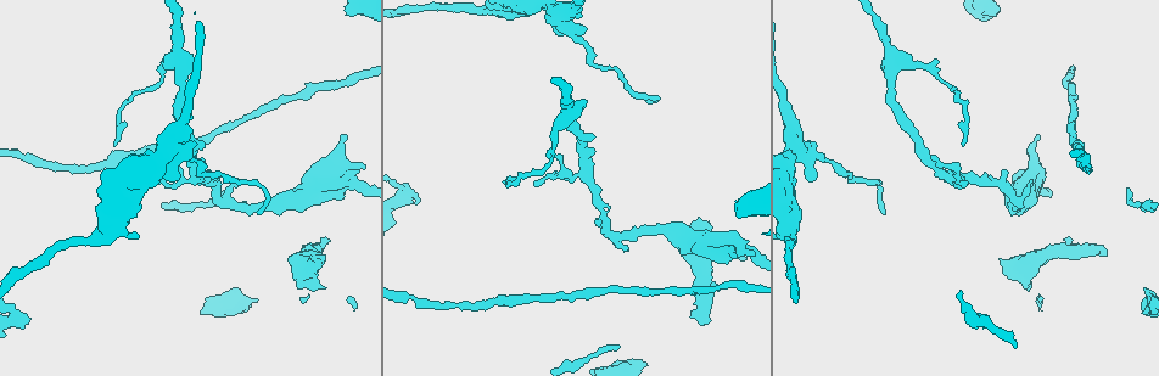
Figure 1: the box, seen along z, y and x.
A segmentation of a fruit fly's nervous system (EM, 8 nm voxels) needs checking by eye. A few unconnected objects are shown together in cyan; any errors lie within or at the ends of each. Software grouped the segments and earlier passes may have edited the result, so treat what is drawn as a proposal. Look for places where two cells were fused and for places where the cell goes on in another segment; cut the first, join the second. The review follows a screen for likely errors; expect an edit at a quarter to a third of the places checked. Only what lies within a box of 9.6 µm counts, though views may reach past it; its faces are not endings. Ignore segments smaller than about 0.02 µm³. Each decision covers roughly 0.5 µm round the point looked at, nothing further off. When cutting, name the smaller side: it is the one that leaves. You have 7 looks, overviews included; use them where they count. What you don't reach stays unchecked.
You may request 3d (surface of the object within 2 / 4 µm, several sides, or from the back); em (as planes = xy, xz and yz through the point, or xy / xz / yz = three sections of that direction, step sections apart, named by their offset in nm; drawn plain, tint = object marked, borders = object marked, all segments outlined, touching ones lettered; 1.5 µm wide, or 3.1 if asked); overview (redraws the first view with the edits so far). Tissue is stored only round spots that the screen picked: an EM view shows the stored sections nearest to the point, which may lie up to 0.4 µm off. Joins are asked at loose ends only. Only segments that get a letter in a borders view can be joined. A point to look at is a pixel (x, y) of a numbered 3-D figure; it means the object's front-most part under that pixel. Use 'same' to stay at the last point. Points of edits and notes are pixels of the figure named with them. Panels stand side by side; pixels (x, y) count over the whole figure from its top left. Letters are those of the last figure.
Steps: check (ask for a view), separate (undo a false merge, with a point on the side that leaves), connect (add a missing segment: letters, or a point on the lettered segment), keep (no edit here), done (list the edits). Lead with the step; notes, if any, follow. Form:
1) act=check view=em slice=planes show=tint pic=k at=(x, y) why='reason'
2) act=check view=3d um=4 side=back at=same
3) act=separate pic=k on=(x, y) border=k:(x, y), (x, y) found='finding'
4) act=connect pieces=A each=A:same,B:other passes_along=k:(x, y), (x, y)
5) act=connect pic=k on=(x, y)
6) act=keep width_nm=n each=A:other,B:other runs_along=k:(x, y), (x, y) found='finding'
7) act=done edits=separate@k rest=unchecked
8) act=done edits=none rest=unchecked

act=check view=3d um=2 pic=1 at=(646, 102) why='thin end'

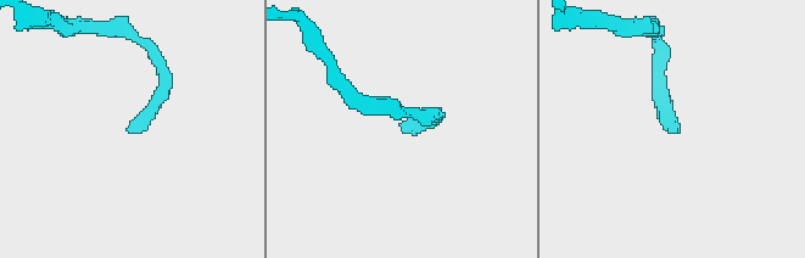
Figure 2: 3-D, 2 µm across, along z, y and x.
act=check view=em slice=xz step=8 show=tint pic=2 at=(673, 132)

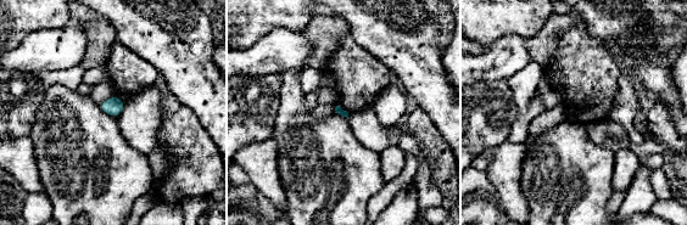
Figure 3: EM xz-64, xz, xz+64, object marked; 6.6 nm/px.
act=check view=em slice=planes show=borders at=same why='another direction'

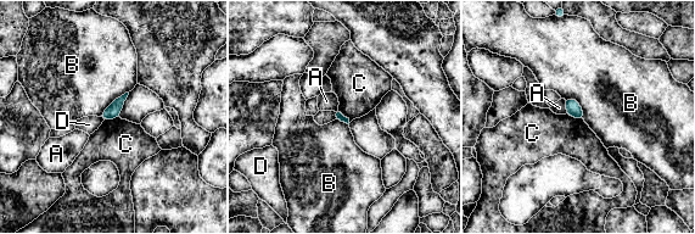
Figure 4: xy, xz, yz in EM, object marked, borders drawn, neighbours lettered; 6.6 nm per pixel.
act=keep each=A:other,B:other,C:other,D:other border=4:(566, 112), (582, 120) found='no lettered segment goes on from it'

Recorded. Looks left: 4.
act=check view=em slice=planes show=plain pic=1 at=(582, 33) why='branch stops here'

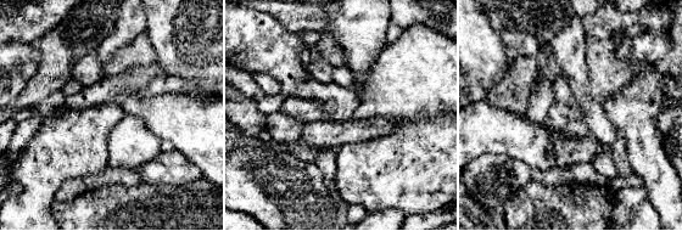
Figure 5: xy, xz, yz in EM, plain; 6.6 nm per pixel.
act=check view=em slice=planes show=borders at=same

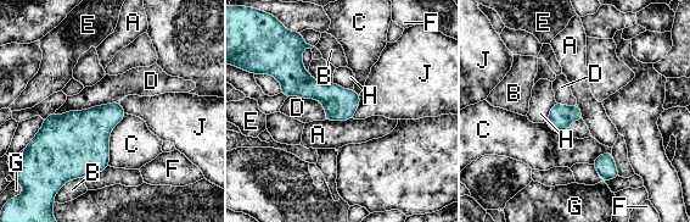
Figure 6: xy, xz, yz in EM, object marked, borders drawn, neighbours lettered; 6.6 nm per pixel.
act=keep longest_contact=D:420nm each=A:other,B:other,C:other,D:other,E:other,F:other,G:other,H:other,J:other border=6:(360, 95), (360, 103), (352, 117) found='no lettered segment goes on from it'

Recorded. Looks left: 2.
act=check view=3d um=4 side=back pic=1 at=(1087, 169) why='narrows sharply'

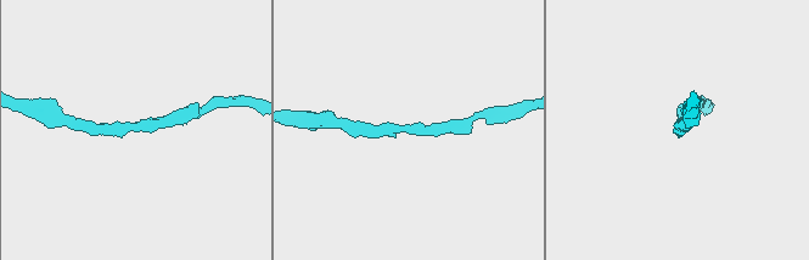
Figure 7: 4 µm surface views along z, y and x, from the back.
act=check view=em slice=xz step=4 show=borders pic=7 at=(404, 130)

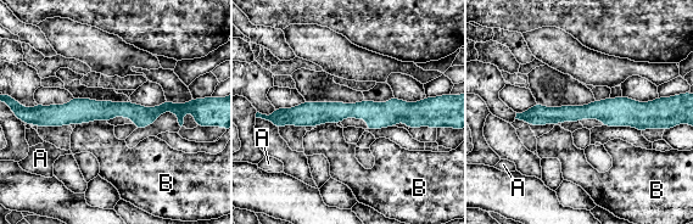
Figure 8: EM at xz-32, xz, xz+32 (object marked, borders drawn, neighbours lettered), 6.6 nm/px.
act=keep longest_contact=B:220nm each=A:other,B:other border=8:(106, 121), (90, 121), (76, 126) found='one cell here'

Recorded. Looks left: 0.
act=done edits=none rest=unchecked

